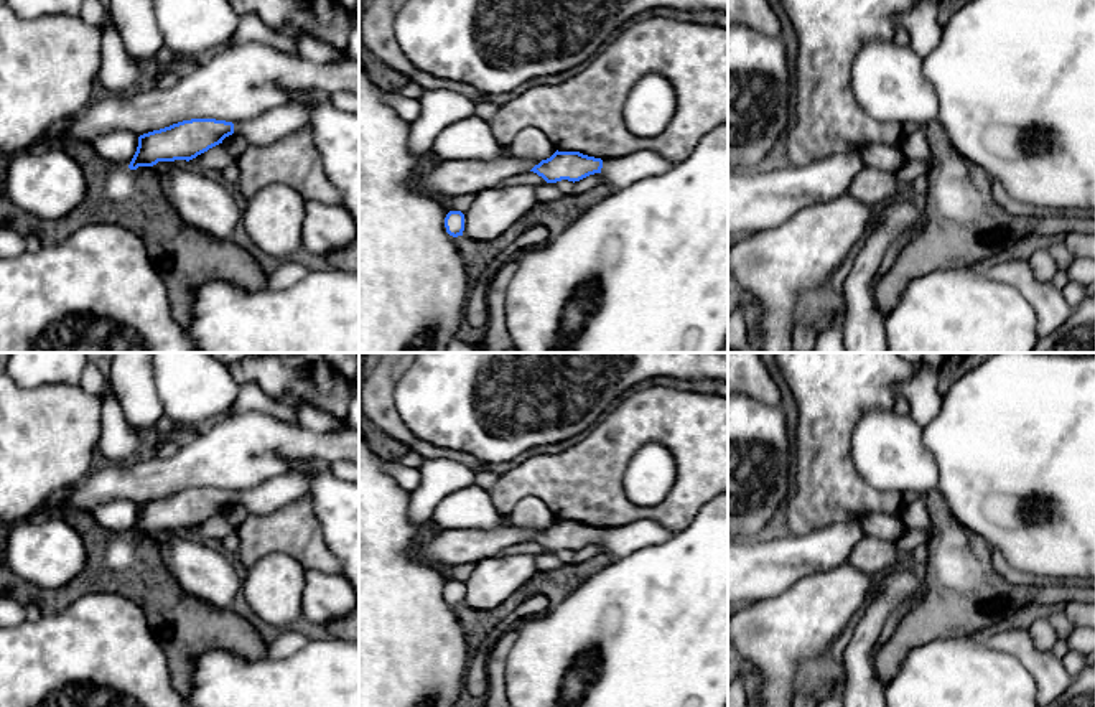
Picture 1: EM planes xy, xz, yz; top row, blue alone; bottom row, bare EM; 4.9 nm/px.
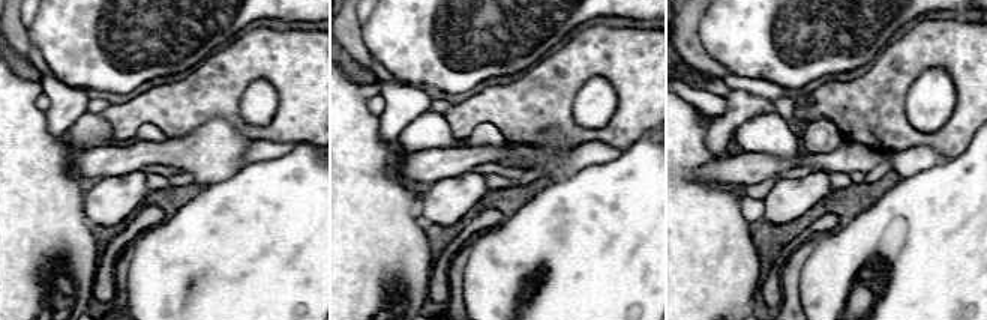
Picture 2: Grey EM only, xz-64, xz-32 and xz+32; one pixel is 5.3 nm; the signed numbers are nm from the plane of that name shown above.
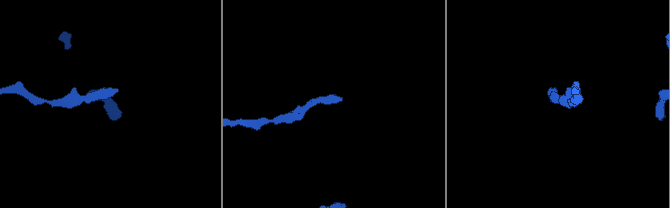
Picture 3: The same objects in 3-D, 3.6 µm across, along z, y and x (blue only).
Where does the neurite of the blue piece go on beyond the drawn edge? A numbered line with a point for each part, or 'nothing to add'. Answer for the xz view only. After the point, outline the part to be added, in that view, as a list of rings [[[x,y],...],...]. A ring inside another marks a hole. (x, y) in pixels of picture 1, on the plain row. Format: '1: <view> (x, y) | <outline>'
1: xz (621, 541) | [[[644,519],[621,527],[603,529],[601,545],[613,557],[626,557],[645,545],[662,544],[673,532],[655,521]]]

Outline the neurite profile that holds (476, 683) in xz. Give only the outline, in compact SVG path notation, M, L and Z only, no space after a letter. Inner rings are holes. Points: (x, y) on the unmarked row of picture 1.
M532 595L524 600L515 610L509 611L501 623L497 623L487 636L482 639L479 648L471 654L464 689L473 697L486 697L489 689L489 679L486 671L486 661L496 643L510 630L517 628L519 623L527 618L538 616L552 606L550 600L543 595Z

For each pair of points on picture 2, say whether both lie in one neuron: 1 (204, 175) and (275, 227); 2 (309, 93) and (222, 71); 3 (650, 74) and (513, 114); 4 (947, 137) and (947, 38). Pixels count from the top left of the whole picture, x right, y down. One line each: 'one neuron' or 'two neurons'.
1: two neurons
2: one neuron
3: one neuron
4: one neuron

